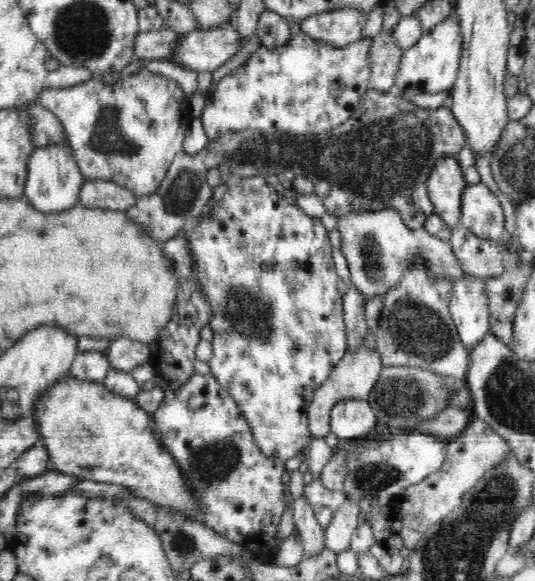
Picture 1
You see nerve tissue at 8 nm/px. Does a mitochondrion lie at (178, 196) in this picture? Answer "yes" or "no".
yes

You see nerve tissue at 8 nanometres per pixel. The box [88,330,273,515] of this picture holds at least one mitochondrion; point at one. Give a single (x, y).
(210, 465)

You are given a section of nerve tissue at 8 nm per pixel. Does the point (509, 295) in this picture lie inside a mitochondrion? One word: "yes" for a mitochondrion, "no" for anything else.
no

